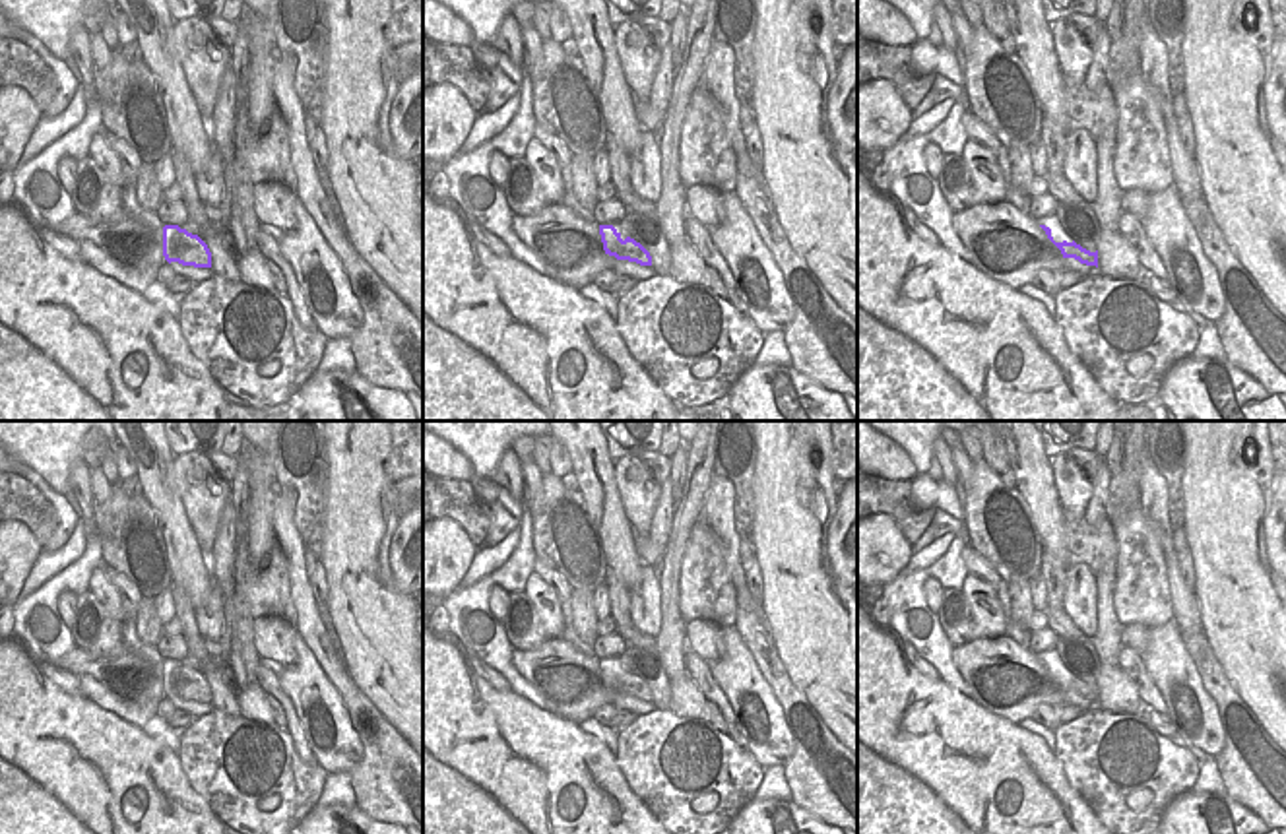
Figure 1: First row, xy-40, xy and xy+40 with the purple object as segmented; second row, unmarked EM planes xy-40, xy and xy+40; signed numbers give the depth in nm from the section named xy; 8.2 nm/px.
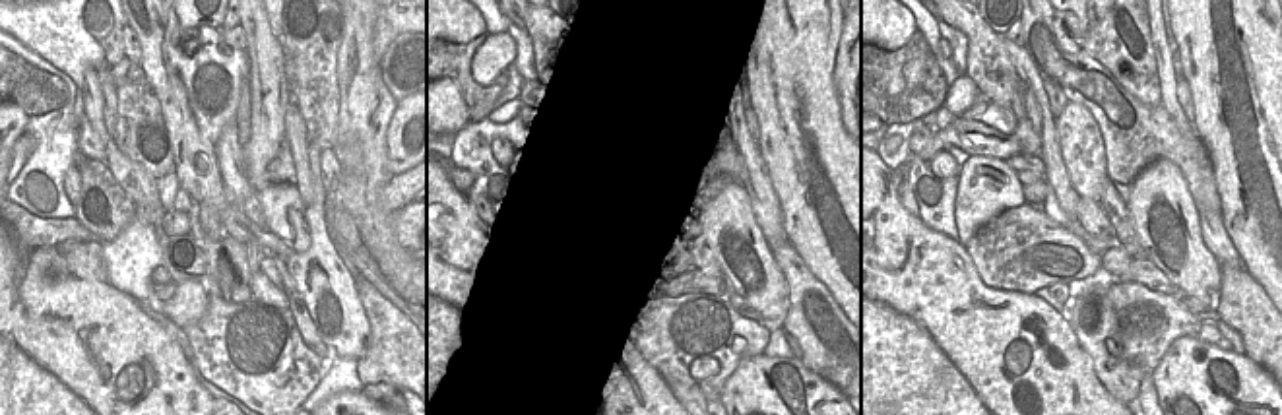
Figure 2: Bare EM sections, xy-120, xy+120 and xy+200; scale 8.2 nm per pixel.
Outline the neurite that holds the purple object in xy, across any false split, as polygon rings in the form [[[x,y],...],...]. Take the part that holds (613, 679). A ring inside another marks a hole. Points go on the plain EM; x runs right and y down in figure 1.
[[[599,659],[599,669],[605,689],[615,690],[617,694],[636,696],[640,700],[652,700],[650,687],[630,671],[623,675],[621,667],[613,659]]]

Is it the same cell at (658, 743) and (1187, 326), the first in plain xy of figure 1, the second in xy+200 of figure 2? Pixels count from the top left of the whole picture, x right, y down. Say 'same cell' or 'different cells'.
same cell

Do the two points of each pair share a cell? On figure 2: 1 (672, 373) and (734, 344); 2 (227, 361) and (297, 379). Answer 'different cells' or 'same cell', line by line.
1: same cell
2: same cell

